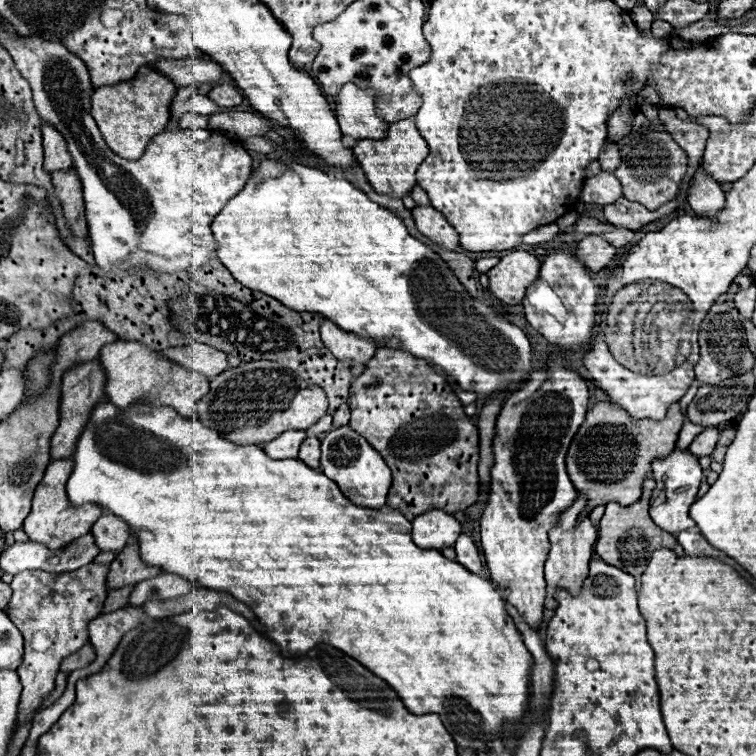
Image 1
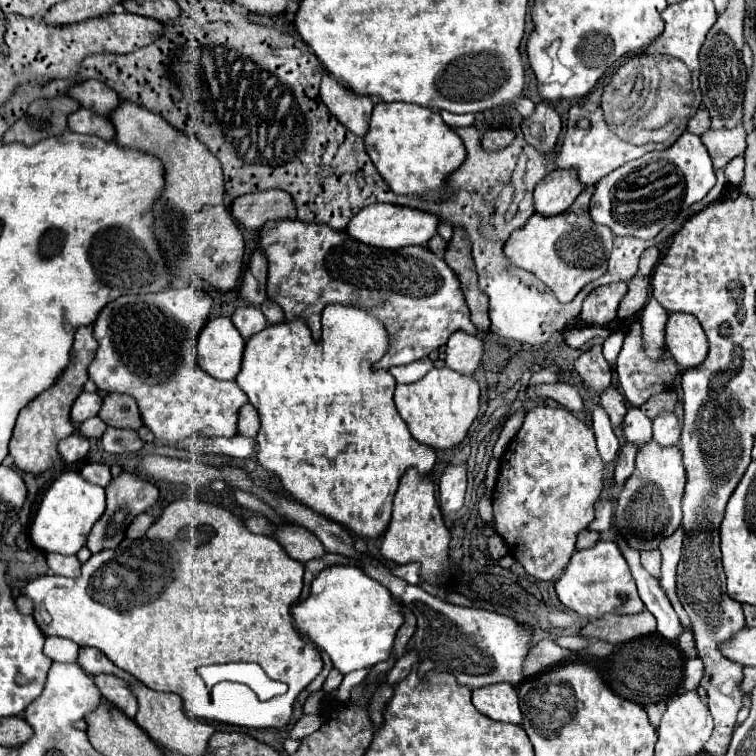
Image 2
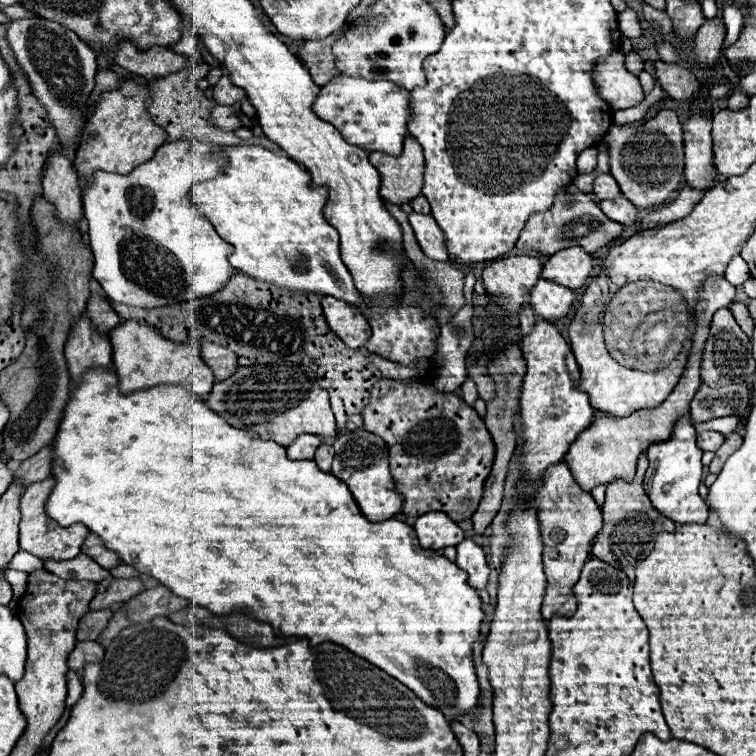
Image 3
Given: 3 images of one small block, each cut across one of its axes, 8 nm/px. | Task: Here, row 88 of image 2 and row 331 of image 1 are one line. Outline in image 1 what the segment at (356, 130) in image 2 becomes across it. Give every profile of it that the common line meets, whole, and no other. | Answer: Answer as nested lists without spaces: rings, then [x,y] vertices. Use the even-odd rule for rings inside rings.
[[[322,320],[320,334],[326,348],[340,362],[346,362],[350,366],[358,362],[368,362],[376,352],[376,346],[370,342],[370,338],[358,338],[356,334],[346,334],[344,330],[338,330],[338,326],[334,326],[334,322],[330,320]]]

